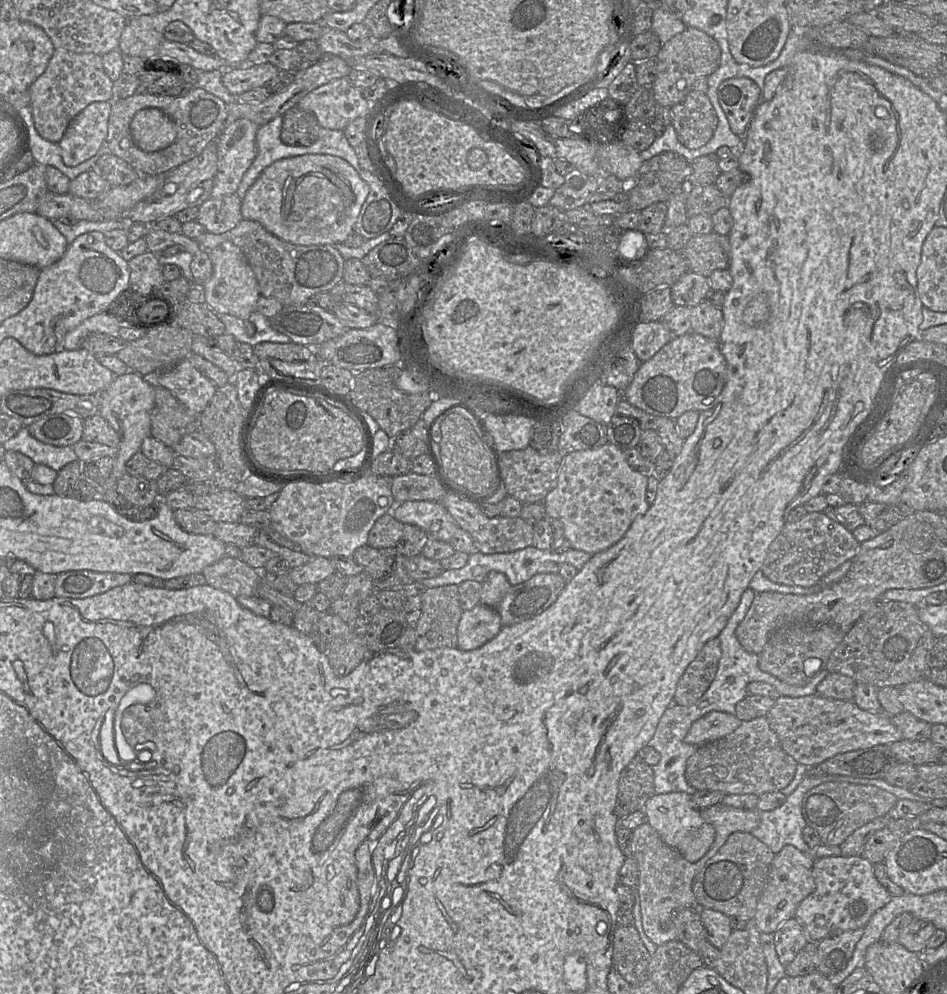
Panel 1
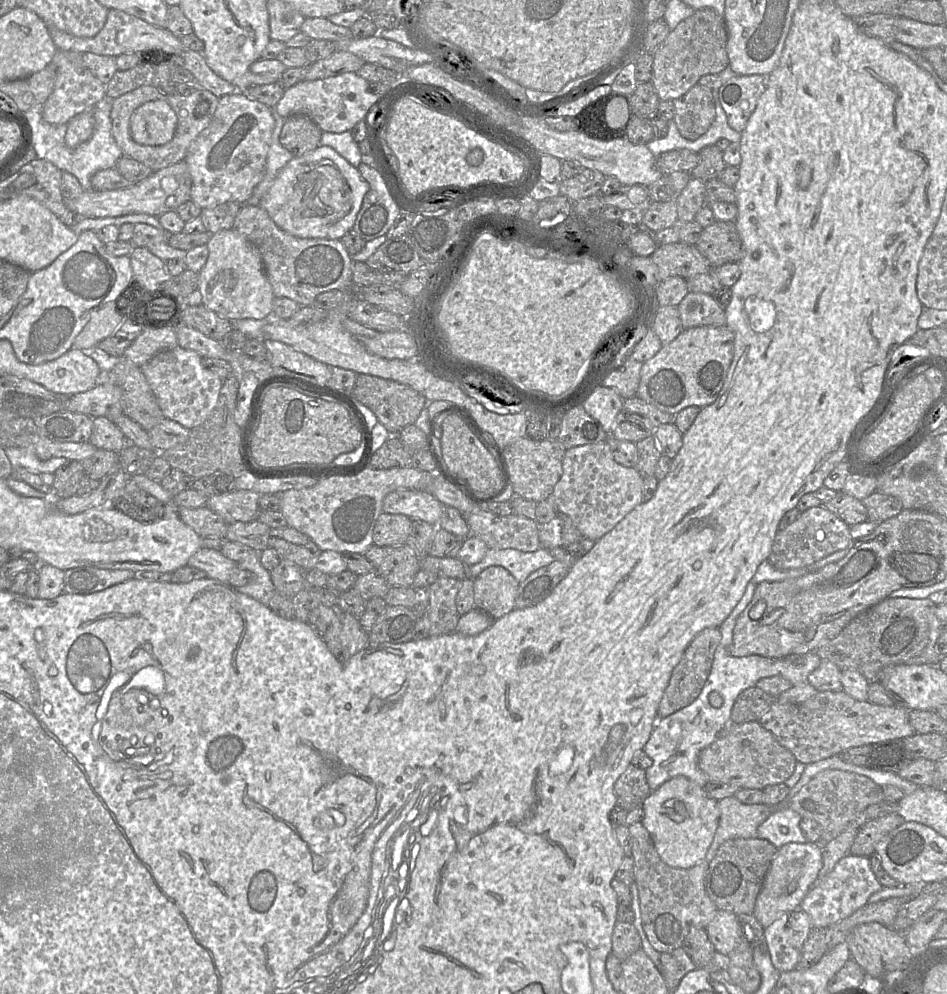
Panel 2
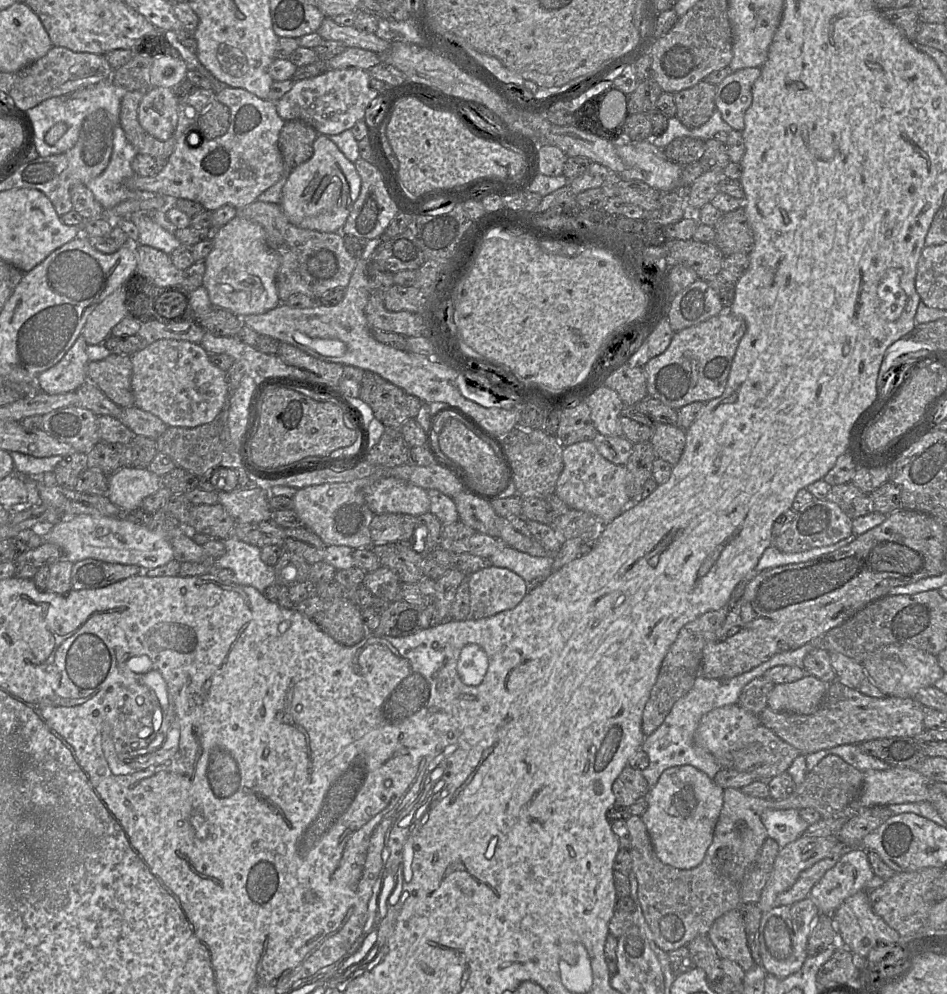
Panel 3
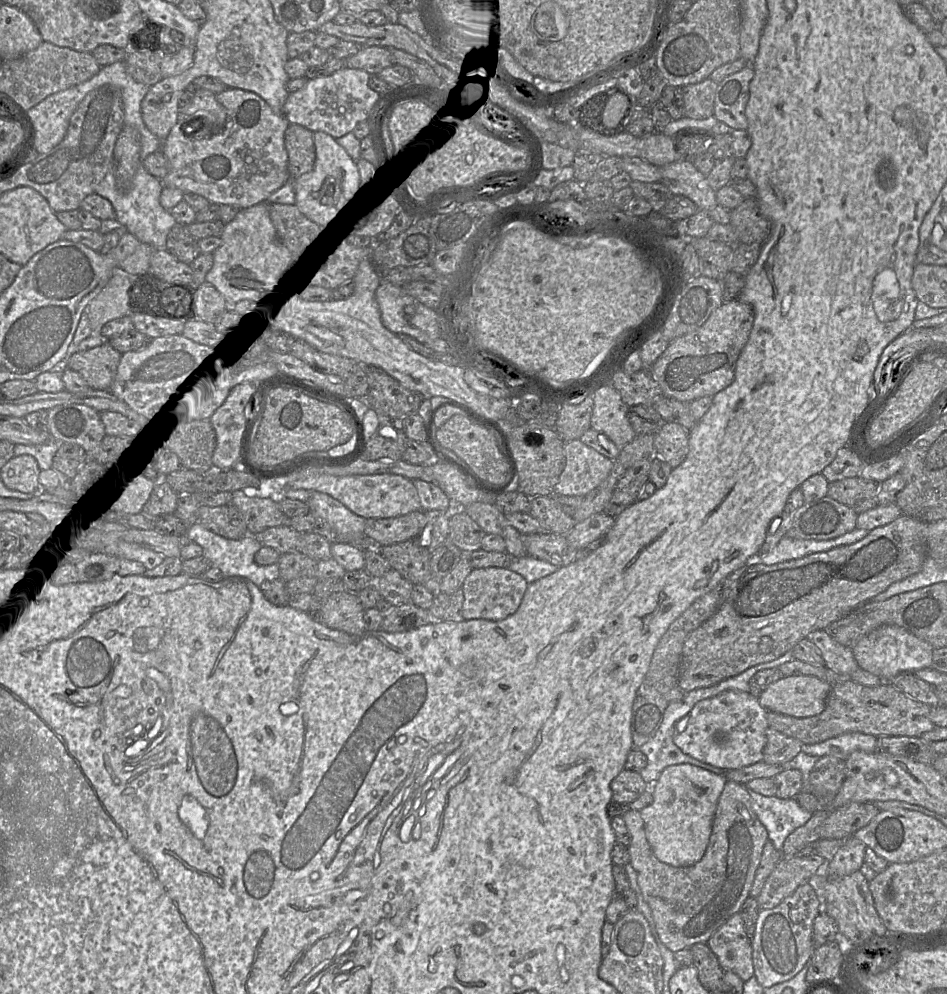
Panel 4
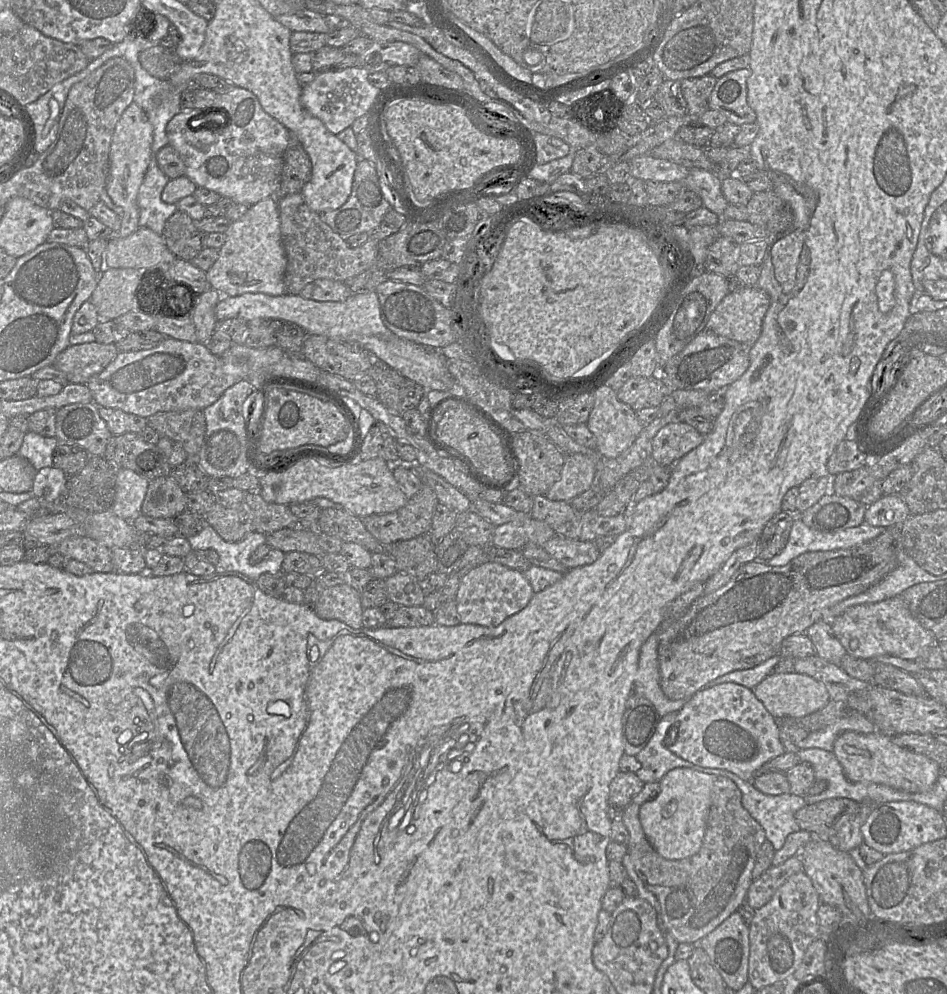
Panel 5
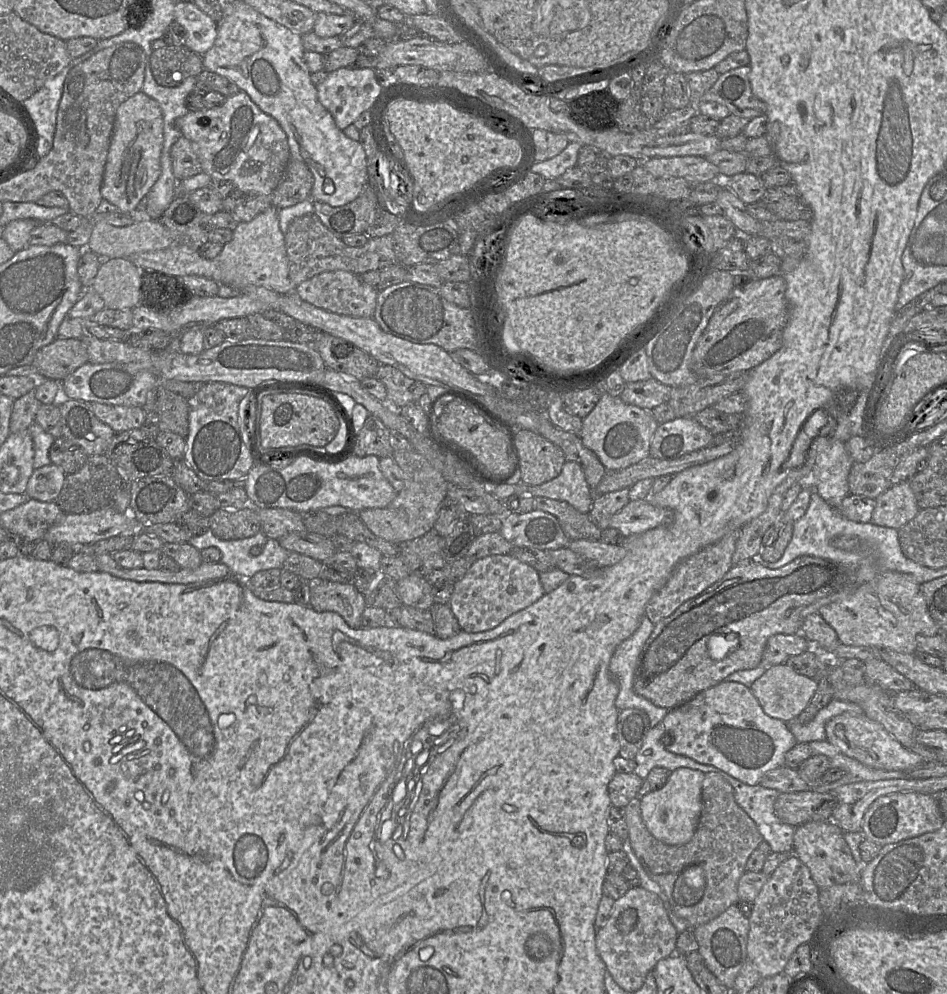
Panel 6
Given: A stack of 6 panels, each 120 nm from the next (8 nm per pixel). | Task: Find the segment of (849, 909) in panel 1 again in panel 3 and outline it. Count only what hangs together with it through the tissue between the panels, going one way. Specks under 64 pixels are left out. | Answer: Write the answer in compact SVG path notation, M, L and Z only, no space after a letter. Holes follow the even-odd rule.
M863 848L844 853L813 886L808 897L820 914L832 916L837 908L858 891L866 890L874 877L867 851Z

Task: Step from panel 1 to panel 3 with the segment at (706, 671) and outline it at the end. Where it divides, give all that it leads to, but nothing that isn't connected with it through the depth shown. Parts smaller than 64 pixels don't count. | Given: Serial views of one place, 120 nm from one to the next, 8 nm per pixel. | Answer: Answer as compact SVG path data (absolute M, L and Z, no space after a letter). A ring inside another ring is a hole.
M727 603L719 610L708 611L695 620L688 622L679 631L677 639L671 645L662 661L657 680L651 689L643 711L641 729L646 737L651 735L664 722L677 700L692 689L696 678L701 673L703 649L706 642L720 629L729 610Z

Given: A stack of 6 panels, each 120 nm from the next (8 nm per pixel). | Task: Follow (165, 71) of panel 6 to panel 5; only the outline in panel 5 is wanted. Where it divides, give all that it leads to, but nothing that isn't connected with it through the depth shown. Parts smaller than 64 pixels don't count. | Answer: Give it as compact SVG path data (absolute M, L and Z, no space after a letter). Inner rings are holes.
M160 45L143 50L138 58L141 66L160 80L168 80L184 63L175 50L168 50Z

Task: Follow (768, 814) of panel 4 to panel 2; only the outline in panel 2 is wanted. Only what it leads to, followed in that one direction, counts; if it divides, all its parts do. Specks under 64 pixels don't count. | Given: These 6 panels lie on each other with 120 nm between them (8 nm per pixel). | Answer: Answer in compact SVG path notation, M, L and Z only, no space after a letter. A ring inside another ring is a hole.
M776 807L776 811L758 827L758 838L768 840L777 849L791 842L807 843L809 840L800 828L801 820L802 817L792 809L788 807Z

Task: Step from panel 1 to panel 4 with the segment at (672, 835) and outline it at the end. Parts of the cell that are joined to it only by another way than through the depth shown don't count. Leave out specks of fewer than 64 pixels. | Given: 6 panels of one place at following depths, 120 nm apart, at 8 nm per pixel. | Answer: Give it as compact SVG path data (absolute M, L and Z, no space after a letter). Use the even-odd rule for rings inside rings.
M691 764L666 767L650 789L653 802L641 809L646 838L656 858L674 867L691 866L705 854L717 803L727 779Z

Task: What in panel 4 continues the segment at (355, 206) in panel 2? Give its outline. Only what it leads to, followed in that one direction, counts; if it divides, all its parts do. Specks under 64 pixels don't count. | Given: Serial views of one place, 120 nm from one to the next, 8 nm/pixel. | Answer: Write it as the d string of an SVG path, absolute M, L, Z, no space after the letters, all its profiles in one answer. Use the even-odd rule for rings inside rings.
M313 133L315 162L311 171L293 180L295 205L308 218L323 223L332 223L346 209L354 196L358 169L346 150L329 134Z

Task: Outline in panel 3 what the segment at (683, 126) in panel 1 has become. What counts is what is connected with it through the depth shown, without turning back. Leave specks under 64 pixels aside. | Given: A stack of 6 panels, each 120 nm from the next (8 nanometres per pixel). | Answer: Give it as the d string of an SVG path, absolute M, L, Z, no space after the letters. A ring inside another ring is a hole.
M705 80L674 94L676 117L688 129L704 125L716 110L716 86Z

